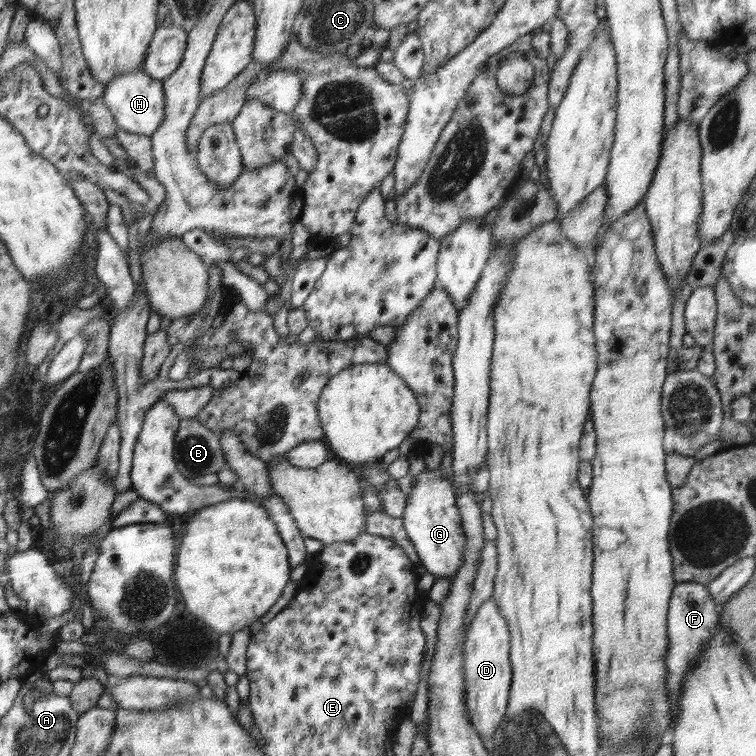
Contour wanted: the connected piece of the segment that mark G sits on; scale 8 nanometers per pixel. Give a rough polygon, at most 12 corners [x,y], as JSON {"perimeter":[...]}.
{"perimeter":[[441,468],[411,480],[403,528],[426,572],[452,580],[466,536]]}

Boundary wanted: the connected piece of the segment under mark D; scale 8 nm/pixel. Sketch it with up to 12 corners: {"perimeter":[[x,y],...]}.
{"perimeter":[[491,595],[464,644],[464,703],[487,739],[512,684],[510,629]]}

